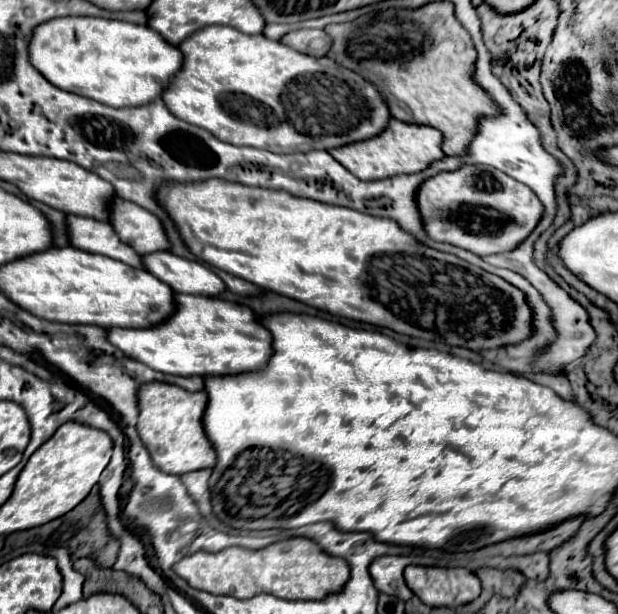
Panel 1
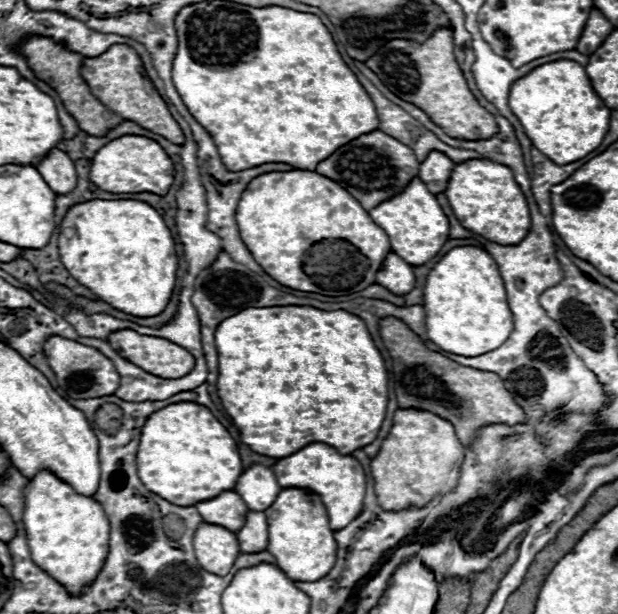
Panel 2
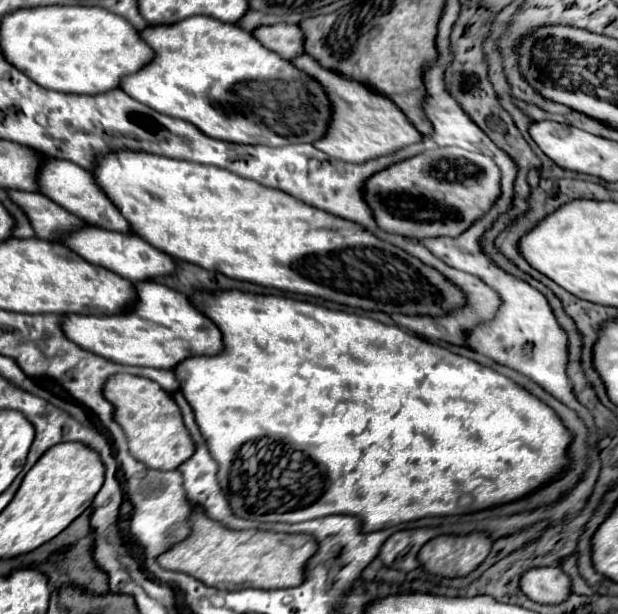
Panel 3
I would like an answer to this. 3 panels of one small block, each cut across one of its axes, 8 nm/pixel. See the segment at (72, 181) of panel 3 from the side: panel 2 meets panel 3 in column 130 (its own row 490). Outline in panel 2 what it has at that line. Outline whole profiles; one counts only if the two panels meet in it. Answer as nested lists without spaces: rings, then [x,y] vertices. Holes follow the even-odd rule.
[[[234,490],[222,492],[218,498],[200,502],[196,504],[196,508],[202,514],[204,522],[224,526],[230,532],[240,532],[248,514],[244,500]]]

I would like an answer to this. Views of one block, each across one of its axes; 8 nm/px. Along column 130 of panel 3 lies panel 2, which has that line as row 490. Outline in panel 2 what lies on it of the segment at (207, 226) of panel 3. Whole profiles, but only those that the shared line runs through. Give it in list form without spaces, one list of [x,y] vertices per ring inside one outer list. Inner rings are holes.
[[[178,402],[154,412],[144,428],[136,454],[138,476],[144,486],[176,506],[194,506],[232,490],[244,472],[238,446],[230,432],[206,406]]]

